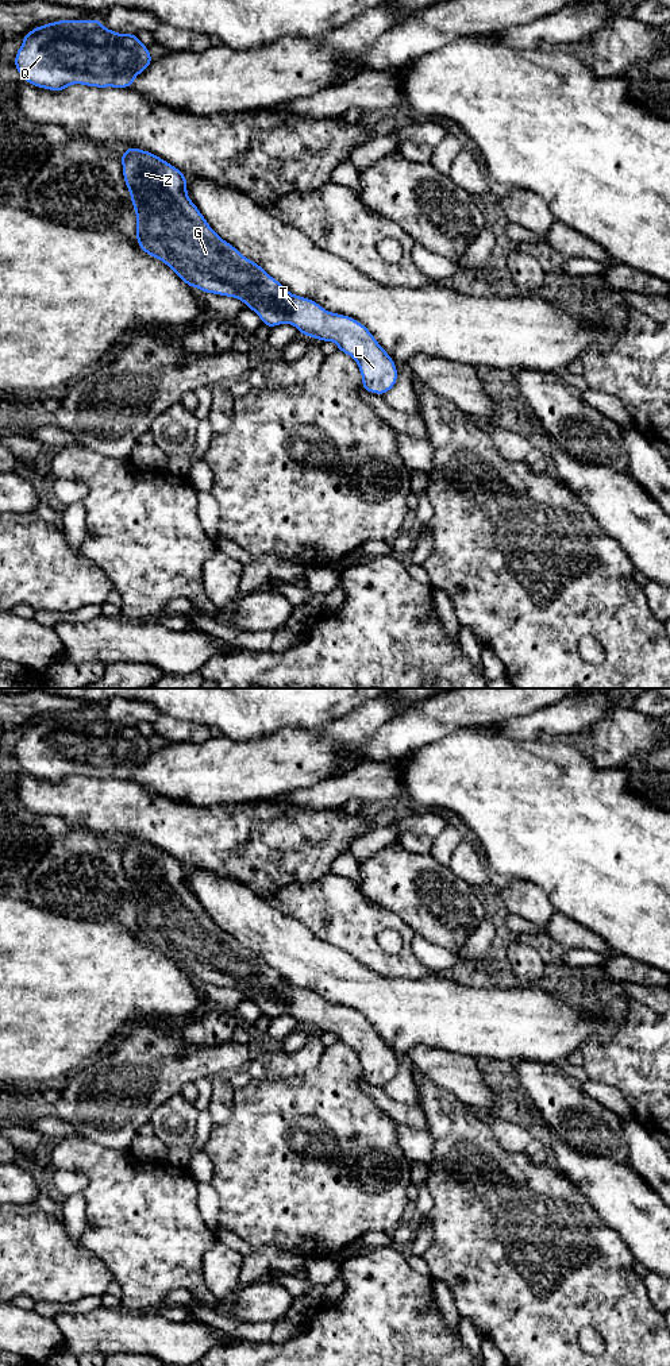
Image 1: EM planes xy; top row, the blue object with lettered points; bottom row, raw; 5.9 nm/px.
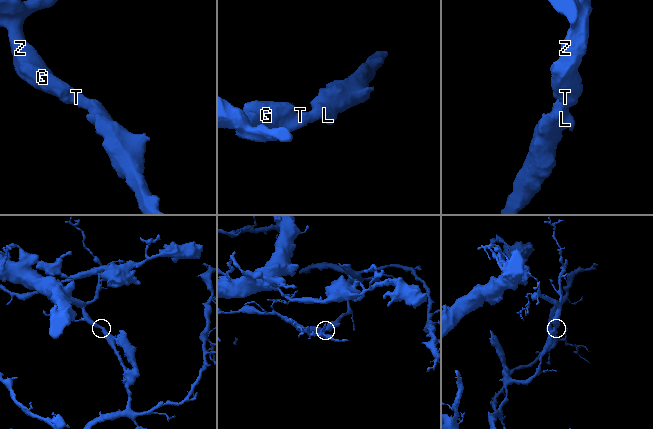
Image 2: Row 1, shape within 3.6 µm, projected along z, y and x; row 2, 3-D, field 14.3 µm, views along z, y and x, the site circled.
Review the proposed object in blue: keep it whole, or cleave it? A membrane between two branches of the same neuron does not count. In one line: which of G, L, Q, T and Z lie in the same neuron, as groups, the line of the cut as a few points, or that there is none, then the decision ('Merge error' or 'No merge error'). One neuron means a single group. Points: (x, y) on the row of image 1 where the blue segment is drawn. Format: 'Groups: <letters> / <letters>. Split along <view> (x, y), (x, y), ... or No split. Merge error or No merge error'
Groups: G L Q T Z. No split. No merge error

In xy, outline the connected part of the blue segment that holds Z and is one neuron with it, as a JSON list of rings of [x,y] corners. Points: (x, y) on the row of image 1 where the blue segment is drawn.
[[[127,147],[120,161],[136,213],[138,246],[146,254],[168,265],[189,288],[243,301],[269,328],[292,324],[304,336],[336,343],[339,351],[357,360],[366,391],[382,395],[396,385],[397,367],[393,359],[363,324],[350,316],[331,313],[313,300],[289,293],[259,265],[223,240],[188,197],[186,177],[177,167],[135,147]]]

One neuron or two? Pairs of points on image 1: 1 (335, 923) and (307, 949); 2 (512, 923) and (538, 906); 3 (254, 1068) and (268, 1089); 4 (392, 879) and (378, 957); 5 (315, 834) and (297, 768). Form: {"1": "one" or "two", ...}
{"1": "two", "2": "two", "3": "two", "4": "two", "5": "two"}

